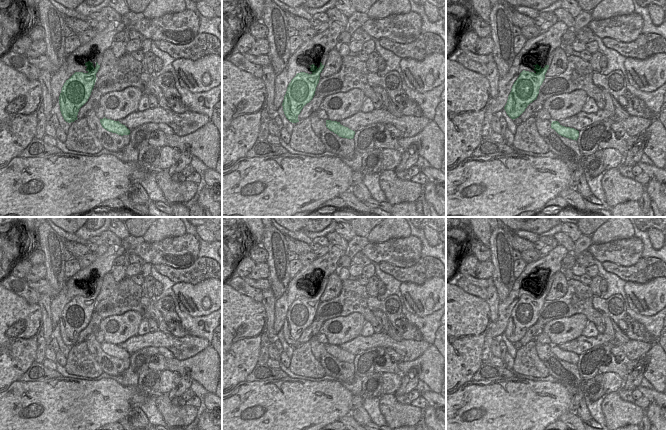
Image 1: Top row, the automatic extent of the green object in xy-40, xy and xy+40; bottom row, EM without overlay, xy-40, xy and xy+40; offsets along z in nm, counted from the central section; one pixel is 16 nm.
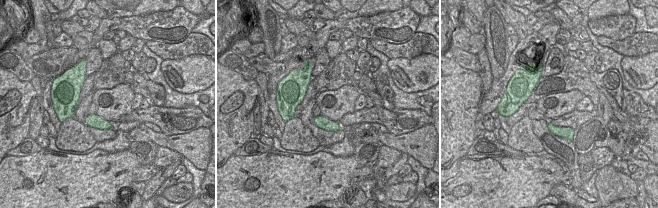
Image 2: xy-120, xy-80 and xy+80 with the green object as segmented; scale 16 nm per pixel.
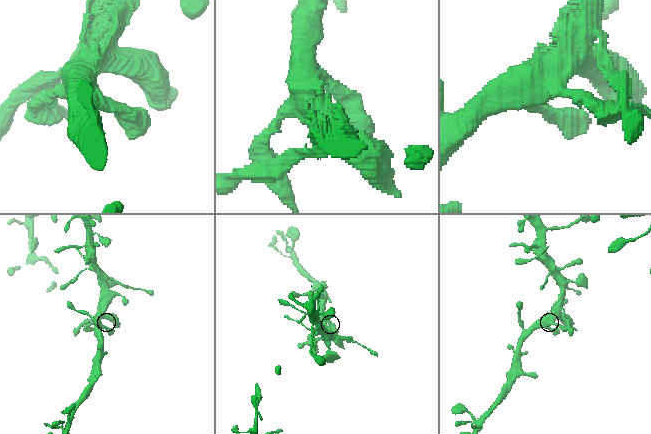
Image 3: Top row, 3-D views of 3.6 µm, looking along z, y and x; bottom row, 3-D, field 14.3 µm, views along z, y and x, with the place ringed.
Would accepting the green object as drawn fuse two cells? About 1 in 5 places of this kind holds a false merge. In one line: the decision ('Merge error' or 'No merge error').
No merge error

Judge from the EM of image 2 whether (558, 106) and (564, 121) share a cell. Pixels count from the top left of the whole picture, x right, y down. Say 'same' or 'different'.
different

